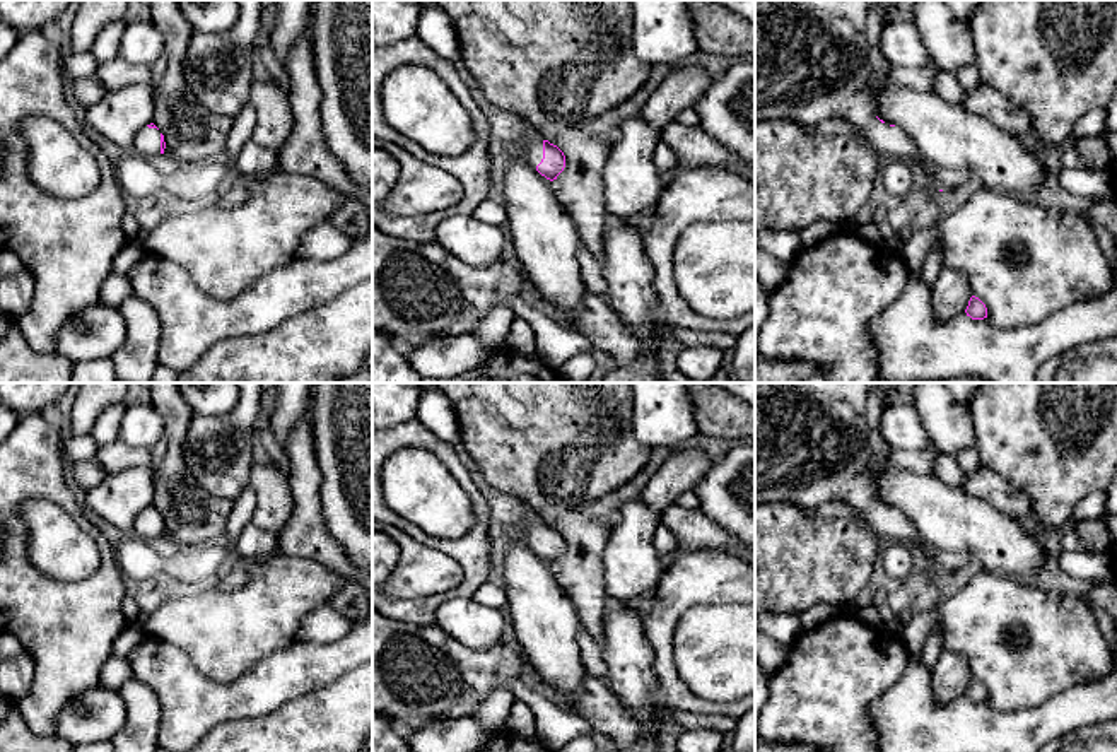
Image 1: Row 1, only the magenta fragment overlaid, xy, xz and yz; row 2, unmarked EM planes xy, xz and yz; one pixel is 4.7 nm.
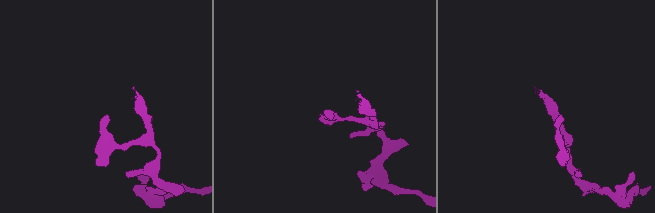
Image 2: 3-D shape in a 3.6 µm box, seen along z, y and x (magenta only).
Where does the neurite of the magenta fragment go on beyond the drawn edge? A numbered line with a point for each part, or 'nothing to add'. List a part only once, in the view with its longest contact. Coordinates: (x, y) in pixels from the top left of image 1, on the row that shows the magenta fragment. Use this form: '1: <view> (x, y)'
1: xz (532, 140)

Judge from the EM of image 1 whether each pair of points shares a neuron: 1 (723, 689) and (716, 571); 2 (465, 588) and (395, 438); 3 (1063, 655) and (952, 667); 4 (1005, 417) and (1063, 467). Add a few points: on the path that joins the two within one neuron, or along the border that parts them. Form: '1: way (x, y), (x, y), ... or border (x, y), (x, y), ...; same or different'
1: border (736, 602), (697, 604), (680, 619); different
2: way (475, 542), (480, 508), (441, 452); same
3: border (943, 650), (960, 653), (969, 663), (972, 677); different
4: way (1018, 422), (1049, 453); same

